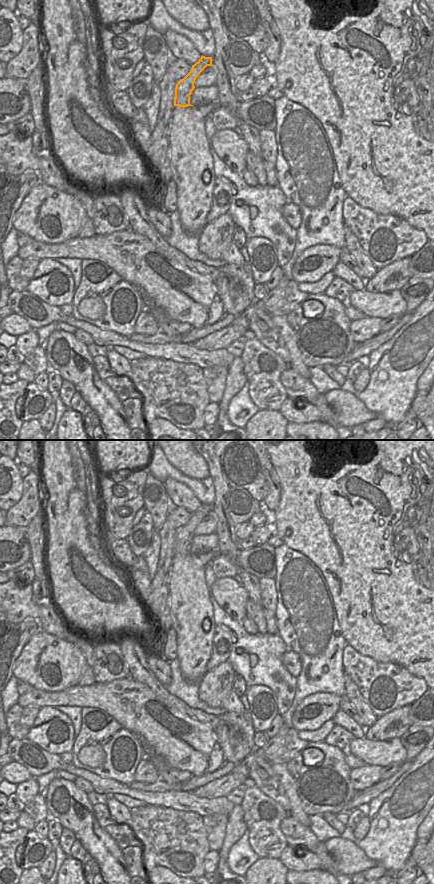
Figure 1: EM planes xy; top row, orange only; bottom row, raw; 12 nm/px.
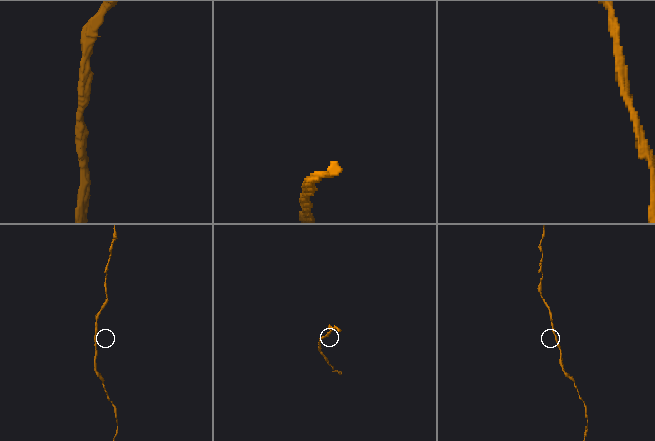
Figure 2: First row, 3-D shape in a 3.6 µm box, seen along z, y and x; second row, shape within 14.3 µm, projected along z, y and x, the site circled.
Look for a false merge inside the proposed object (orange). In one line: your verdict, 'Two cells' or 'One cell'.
One cell.

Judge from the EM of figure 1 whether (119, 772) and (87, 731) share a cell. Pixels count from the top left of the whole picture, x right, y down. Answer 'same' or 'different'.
same

